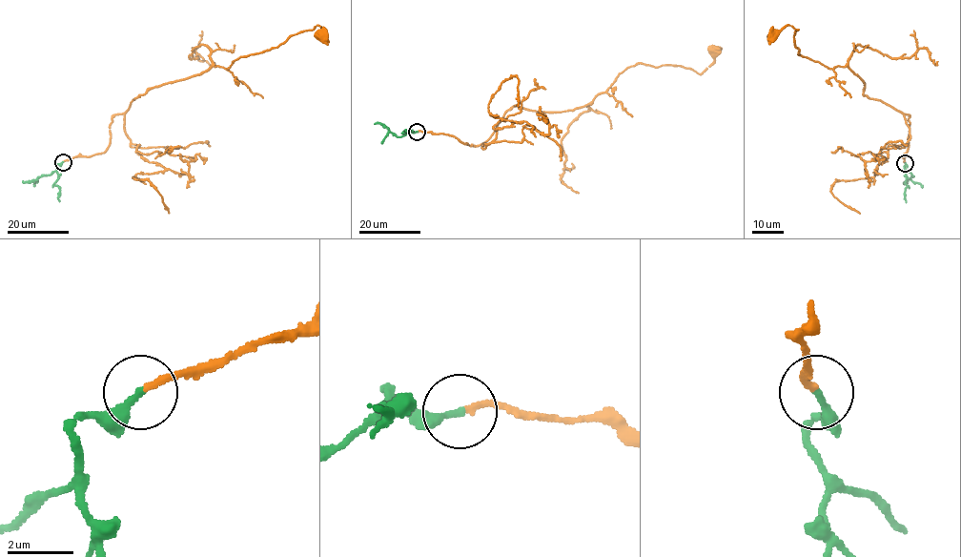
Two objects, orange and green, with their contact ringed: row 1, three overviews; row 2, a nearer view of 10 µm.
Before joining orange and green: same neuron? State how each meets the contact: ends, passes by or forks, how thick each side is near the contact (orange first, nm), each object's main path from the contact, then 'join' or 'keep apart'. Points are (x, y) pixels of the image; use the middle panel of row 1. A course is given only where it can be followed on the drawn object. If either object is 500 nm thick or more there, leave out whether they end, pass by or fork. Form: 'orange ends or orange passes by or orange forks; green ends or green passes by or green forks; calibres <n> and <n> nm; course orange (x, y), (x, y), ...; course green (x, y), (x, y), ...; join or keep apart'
orange ends; green ends; calibres 200 and 240 nm; course orange (418, 132), (481, 144), (514, 107), (572, 111), (604, 92), (627, 67), (681, 66), (701, 73), (713, 51); course green (417, 132), (410, 129), (398, 136), (379, 123), (374, 124); join

